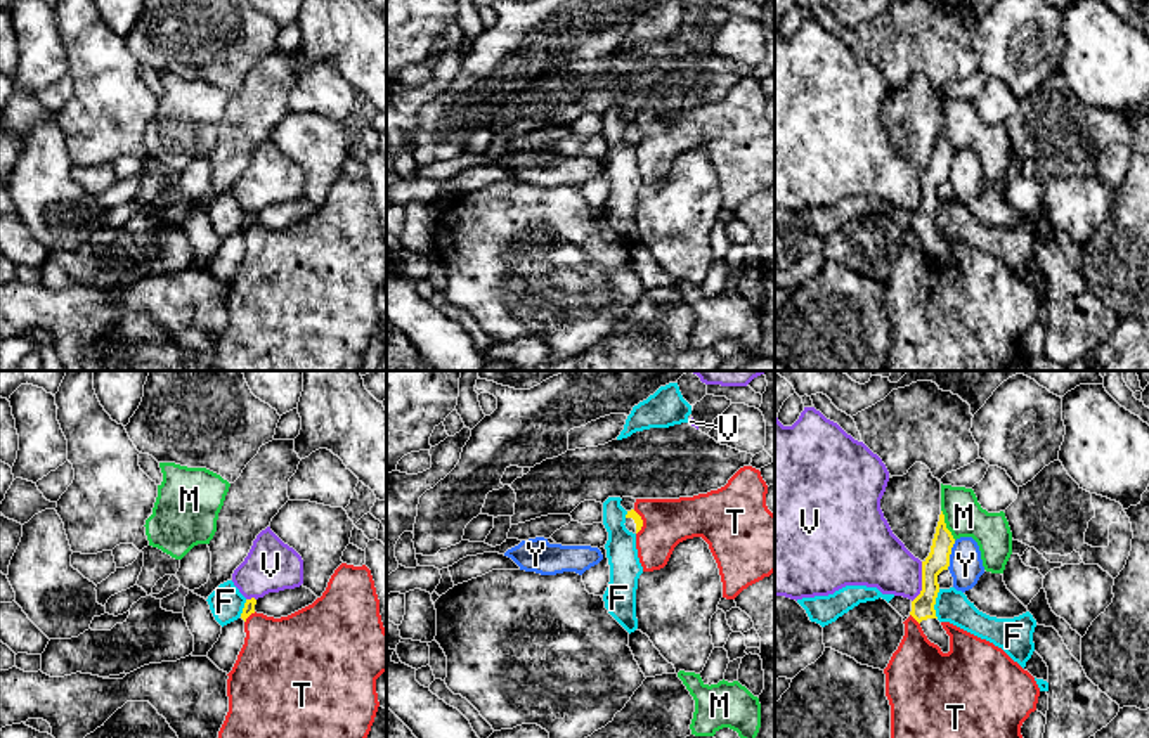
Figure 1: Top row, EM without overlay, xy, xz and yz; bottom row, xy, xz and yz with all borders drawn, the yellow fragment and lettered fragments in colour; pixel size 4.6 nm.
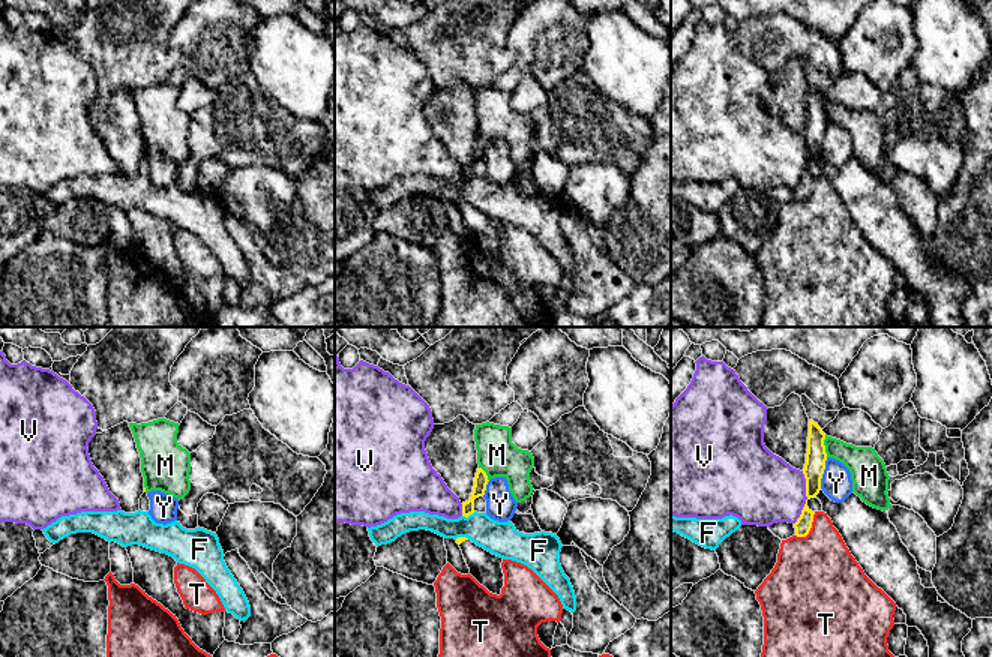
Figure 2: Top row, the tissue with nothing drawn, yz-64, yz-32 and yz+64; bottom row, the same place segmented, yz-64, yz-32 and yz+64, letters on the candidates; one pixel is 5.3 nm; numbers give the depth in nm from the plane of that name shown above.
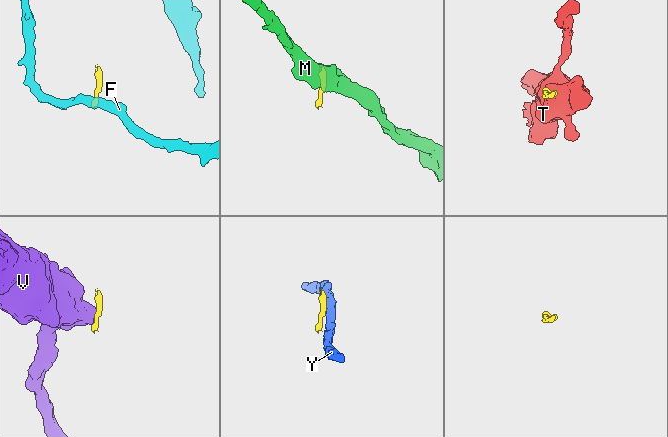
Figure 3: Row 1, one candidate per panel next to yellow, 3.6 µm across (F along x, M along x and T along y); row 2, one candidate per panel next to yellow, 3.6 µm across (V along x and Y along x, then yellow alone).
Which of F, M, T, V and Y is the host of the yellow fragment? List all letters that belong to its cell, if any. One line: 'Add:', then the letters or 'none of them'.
Add: none of them

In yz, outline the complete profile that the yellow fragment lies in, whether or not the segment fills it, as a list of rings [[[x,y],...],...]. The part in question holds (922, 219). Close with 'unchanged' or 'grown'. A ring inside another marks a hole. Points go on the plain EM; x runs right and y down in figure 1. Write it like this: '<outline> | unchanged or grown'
[[[941,123],[936,146],[932,151],[931,165],[922,173],[922,203],[912,213],[910,227],[920,236],[927,251],[941,260],[943,265],[950,263],[950,248],[936,229],[936,210],[939,204],[938,187],[950,178],[950,166],[955,151],[946,140],[945,126]]] | grown

